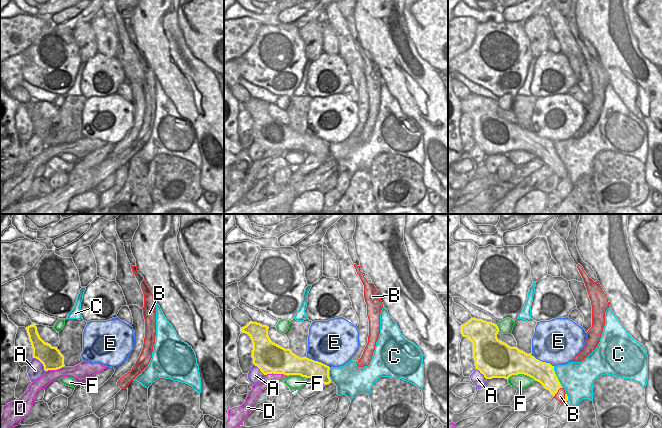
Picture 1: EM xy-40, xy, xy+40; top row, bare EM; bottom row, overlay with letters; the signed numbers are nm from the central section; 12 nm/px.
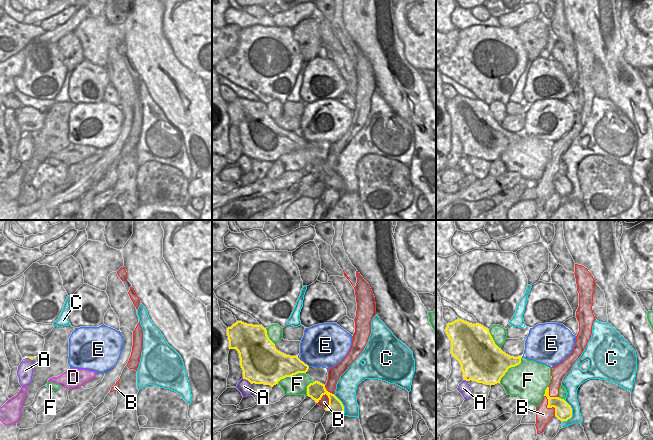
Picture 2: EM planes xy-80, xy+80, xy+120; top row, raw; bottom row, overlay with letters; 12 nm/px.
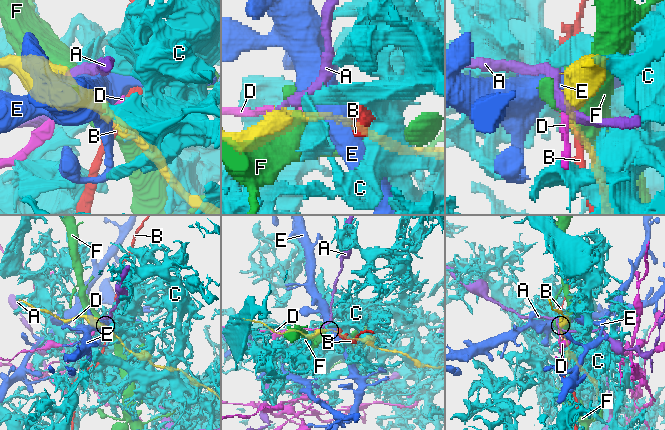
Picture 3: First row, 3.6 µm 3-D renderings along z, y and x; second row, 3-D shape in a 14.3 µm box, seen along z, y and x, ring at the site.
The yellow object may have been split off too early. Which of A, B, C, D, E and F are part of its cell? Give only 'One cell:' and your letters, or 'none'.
One cell: none

